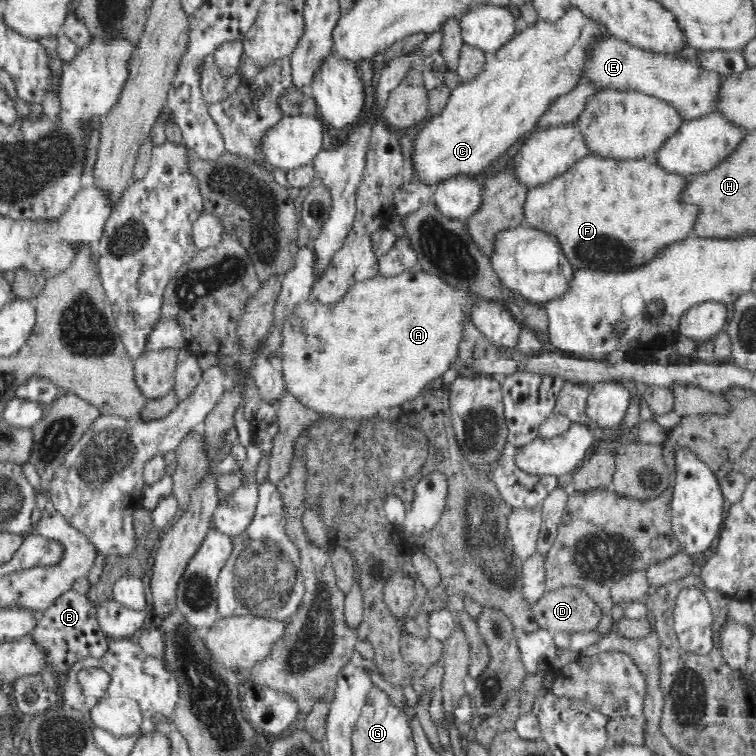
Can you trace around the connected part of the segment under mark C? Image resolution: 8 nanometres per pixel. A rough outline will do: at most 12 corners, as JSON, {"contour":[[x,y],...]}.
{"contour":[[574,4],[521,26],[414,131],[416,180],[479,176],[612,37]]}

